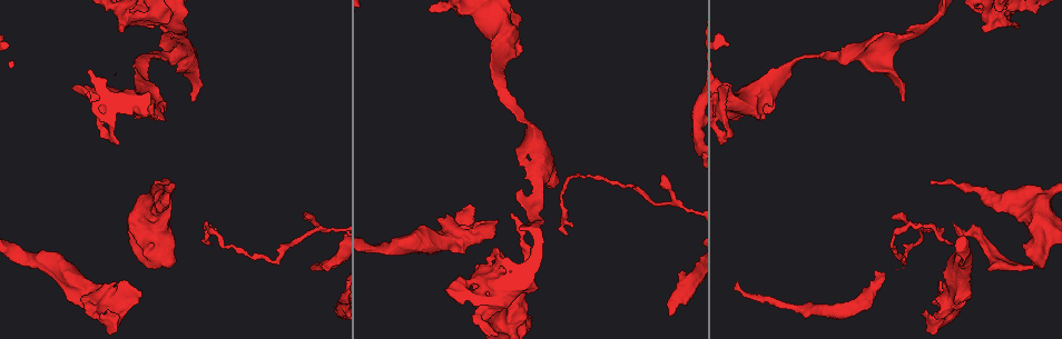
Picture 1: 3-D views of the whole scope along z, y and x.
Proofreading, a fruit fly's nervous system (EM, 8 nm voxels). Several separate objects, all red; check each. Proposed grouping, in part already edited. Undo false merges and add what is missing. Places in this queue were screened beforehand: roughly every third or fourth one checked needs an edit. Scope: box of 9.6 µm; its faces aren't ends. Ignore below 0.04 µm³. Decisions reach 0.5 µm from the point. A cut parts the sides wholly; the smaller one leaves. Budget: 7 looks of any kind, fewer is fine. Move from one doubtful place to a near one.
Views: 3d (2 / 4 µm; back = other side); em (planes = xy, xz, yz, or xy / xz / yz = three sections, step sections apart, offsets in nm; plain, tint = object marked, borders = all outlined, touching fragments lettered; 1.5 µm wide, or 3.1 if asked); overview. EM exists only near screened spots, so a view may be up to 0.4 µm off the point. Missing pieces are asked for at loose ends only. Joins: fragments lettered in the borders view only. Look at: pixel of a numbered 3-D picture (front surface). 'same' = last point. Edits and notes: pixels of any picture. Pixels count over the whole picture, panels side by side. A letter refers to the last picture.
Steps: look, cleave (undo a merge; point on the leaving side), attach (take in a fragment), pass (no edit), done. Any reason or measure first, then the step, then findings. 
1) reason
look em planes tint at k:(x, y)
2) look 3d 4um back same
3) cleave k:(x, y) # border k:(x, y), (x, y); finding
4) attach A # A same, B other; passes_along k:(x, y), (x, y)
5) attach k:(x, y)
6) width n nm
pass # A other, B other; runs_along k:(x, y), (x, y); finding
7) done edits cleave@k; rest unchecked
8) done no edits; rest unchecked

free end
look em planes borders at 1:(902, 101)

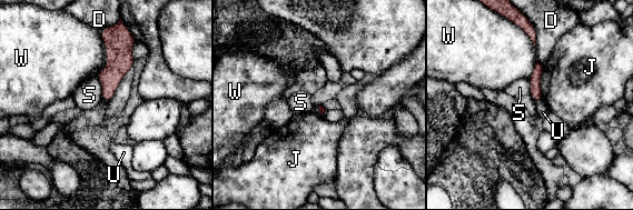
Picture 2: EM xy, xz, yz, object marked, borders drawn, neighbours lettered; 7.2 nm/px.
pass # D other, J other, S other, U other, W other; none of them fits

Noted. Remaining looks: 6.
free end
look 3d 2um at 1:(1031, 266)

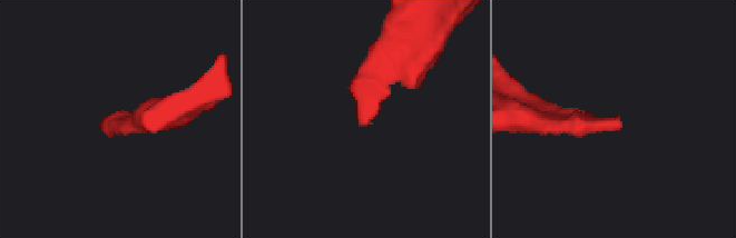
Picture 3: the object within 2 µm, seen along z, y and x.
now the EM
look em planes borders at 3:(112, 129)

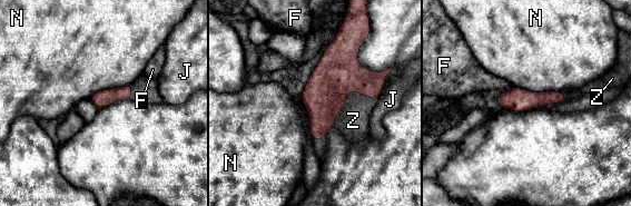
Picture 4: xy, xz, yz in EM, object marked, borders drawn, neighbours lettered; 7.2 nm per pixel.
longest_contact Z 400 nm
attach 4:(353, 120) # F other, J other, N other, Z same; passes_along 4:(338, 67), (346, 95), (353, 120); it goes on there

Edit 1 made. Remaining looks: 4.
sudden change in width
look em xz step 8 tint at 1:(151, 253)

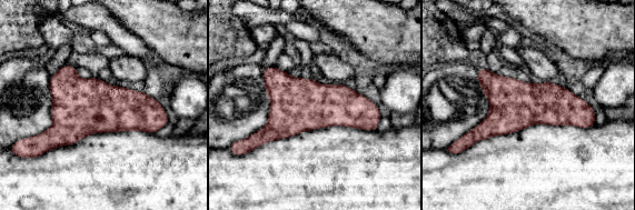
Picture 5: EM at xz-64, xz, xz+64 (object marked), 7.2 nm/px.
look em planes borders same

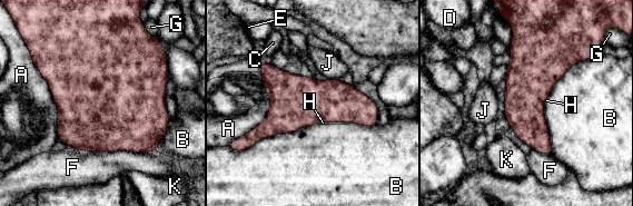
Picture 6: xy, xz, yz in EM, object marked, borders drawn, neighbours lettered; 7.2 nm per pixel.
width 380 nm
pass # A other, B other, C other, D other, E other, F other, G other, H other, J other, K other; border 6:(28, 48), (57, 107), (58, 138); all the same cell

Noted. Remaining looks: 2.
done edits attach@4; rest unchecked

